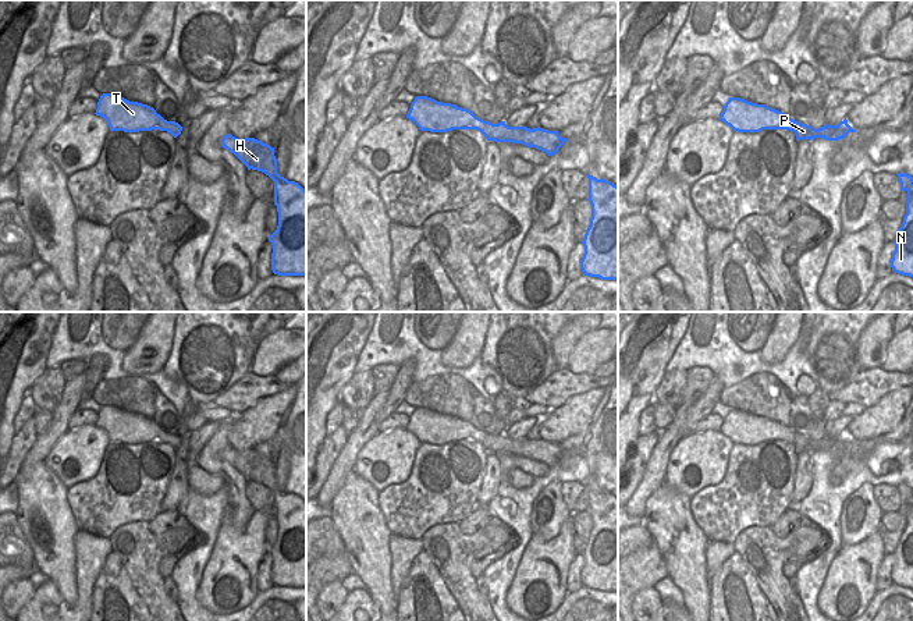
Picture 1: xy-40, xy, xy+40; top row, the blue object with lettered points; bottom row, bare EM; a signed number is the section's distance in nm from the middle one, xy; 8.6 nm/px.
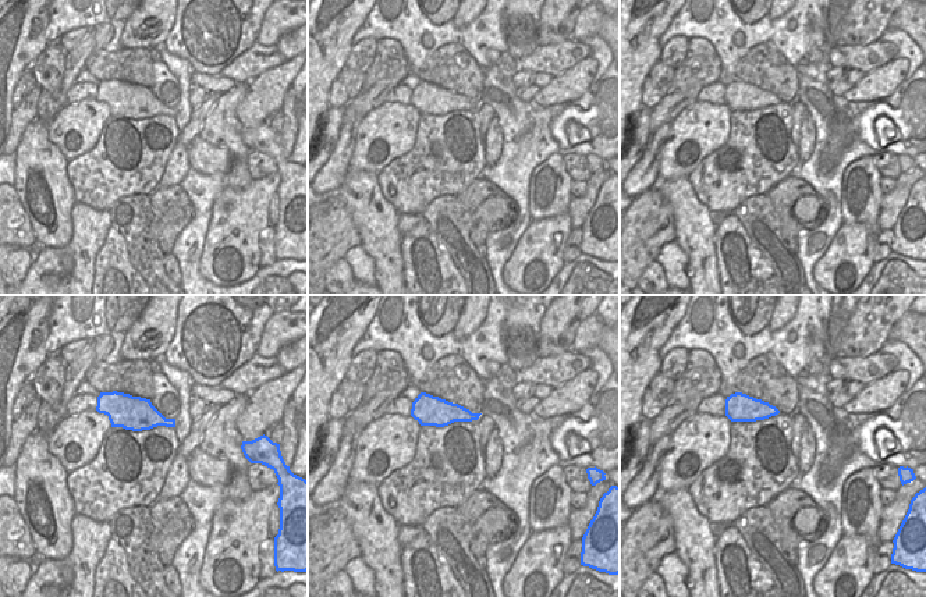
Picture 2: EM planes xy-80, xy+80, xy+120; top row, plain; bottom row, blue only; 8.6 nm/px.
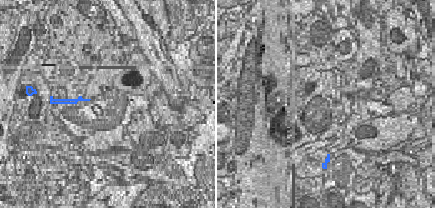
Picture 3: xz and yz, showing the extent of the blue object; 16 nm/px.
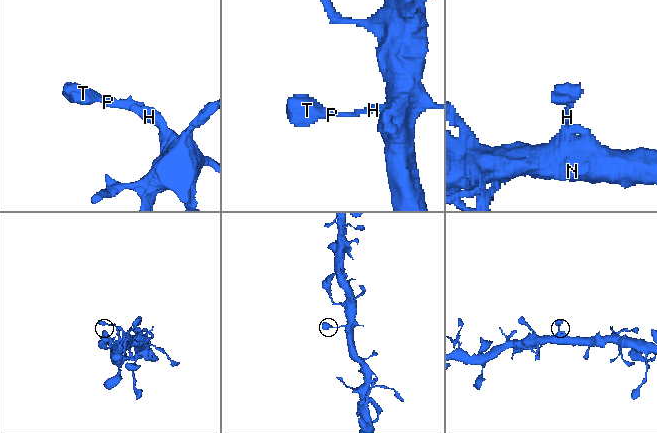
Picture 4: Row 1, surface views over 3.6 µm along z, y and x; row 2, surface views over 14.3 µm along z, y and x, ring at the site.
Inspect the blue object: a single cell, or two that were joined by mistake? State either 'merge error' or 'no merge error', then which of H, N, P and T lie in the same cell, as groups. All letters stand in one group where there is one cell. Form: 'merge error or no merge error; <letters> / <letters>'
no merge error; H N P T

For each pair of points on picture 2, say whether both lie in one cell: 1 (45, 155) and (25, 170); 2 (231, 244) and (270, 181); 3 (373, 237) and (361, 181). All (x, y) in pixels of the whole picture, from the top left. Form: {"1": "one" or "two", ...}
{"1": "one", "2": "one", "3": "one"}

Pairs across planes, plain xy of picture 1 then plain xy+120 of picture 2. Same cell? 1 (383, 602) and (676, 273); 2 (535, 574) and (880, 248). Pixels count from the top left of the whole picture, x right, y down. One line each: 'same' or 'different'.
1: different
2: different

